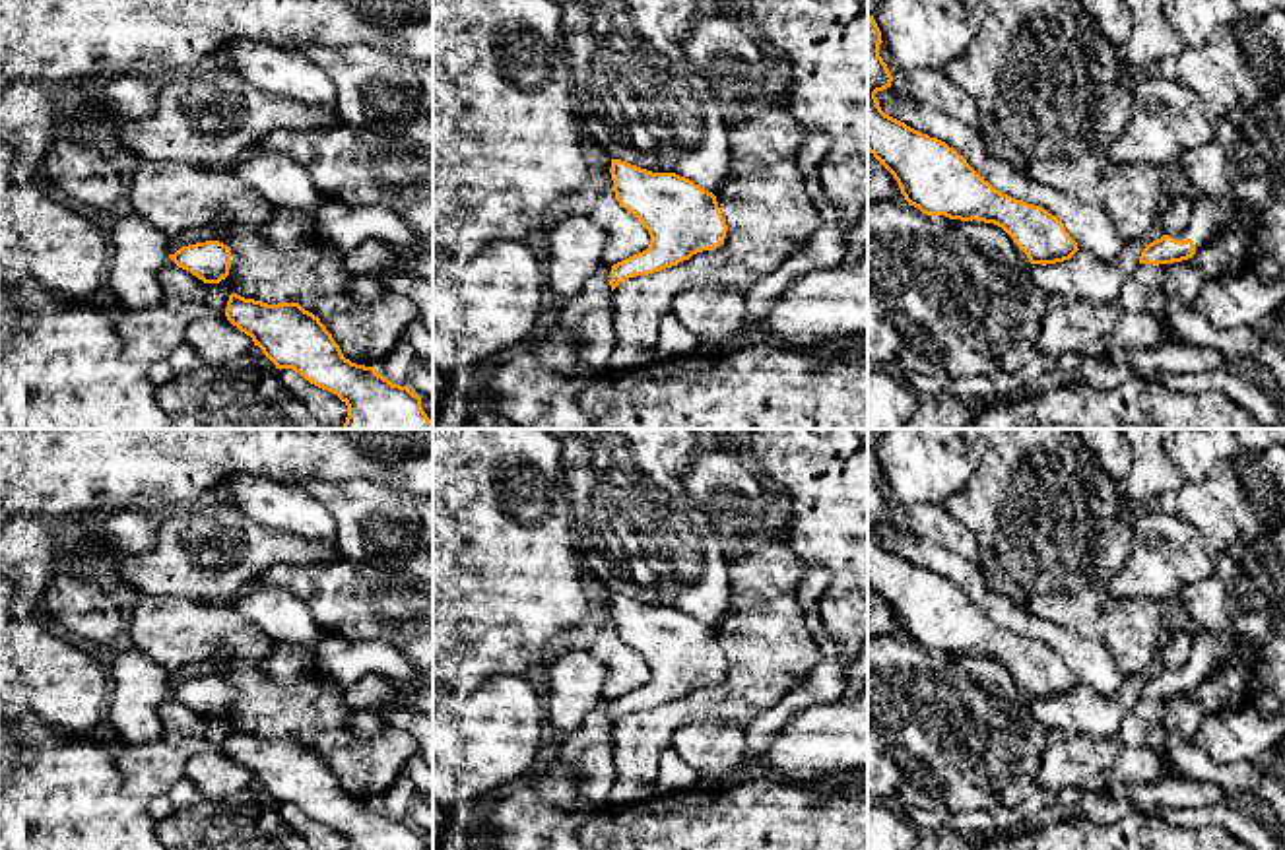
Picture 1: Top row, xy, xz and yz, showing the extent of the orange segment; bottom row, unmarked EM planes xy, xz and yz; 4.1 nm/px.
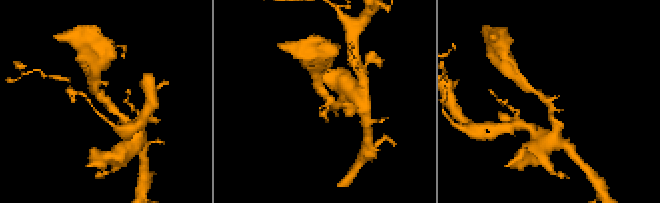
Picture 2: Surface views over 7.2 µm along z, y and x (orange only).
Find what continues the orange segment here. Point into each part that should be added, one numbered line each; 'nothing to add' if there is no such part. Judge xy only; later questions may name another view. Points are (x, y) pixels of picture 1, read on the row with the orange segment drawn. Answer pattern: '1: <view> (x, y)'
nothing to add

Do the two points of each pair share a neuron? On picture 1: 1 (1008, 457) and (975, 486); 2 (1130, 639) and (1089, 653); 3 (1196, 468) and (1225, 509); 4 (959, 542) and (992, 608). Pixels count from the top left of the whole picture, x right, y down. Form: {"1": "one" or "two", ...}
{"1": "one", "2": "two", "3": "two", "4": "two"}

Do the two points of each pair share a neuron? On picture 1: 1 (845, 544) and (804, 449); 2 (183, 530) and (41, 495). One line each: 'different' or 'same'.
1: same
2: different

